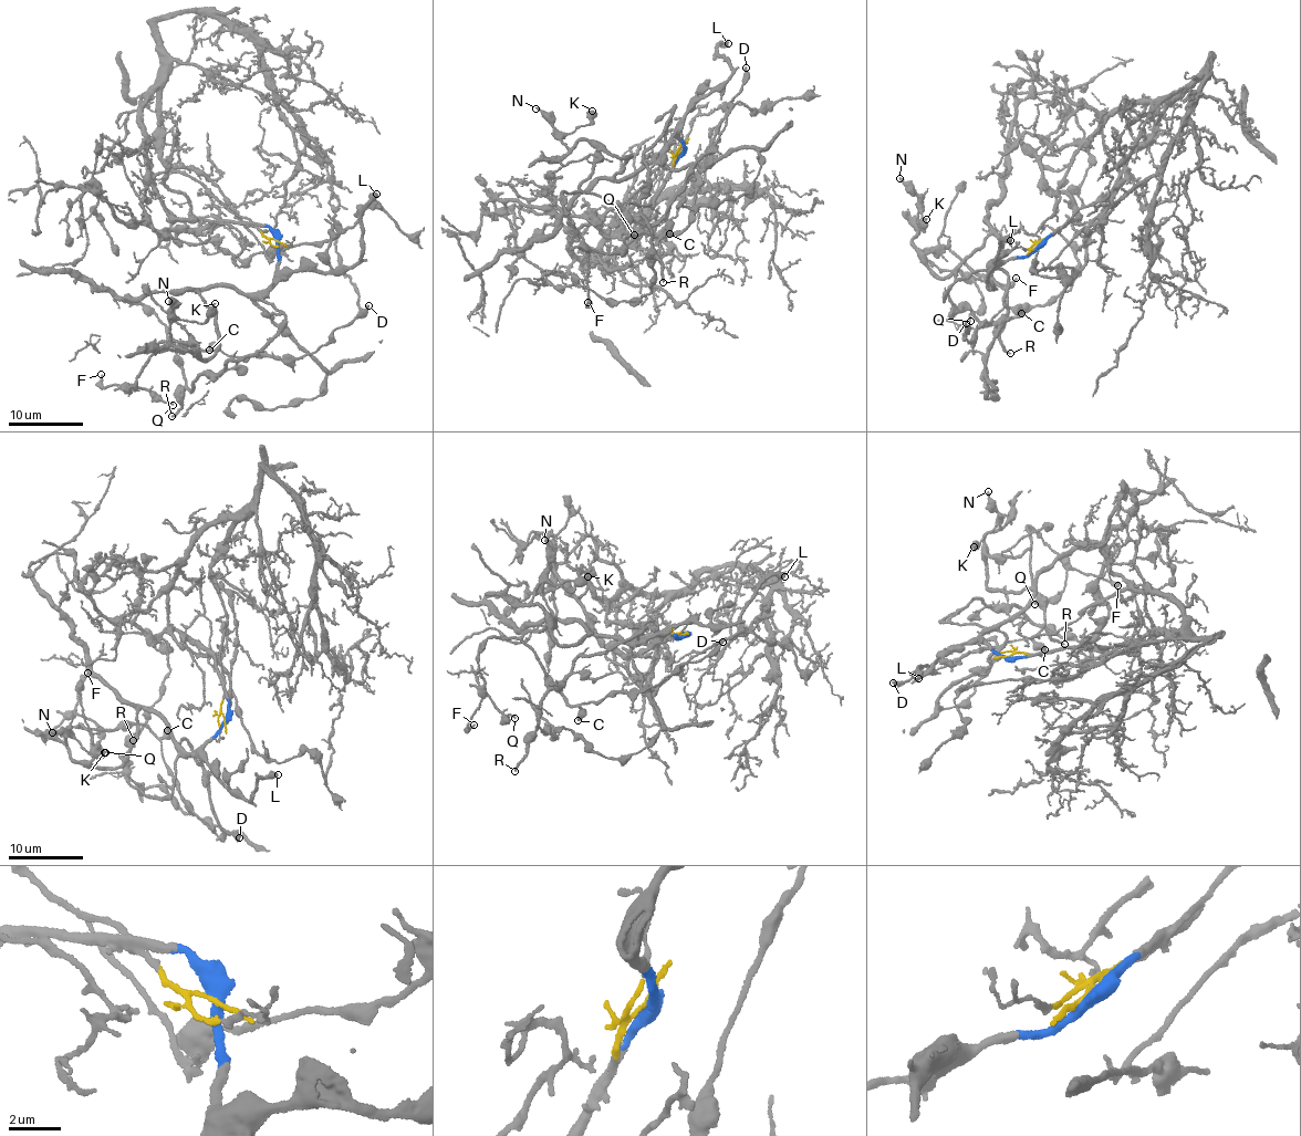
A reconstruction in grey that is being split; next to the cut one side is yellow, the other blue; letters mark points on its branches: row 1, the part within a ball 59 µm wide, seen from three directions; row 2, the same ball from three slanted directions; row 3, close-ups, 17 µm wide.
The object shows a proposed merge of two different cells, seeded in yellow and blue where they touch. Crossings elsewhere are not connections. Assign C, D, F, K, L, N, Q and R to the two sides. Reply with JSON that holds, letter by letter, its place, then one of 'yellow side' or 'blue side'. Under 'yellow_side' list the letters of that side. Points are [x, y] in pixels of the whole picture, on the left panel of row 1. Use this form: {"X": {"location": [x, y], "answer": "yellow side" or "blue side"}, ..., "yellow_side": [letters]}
{"C": {"location": [209, 350], "answer": "blue side"}, "D": {"location": [368, 305], "answer": "blue side"}, "F": {"location": [101, 374], "answer": "blue side"}, "K": {"location": [215, 303], "answer": "blue side"}, "L": {"location": [376, 194], "answer": "blue side"}, "N": {"location": [168, 301], "answer": "blue side"}, "Q": {"location": [173, 405], "answer": "blue side"}, "R": {"location": [172, 416], "answer": "blue side"}, "yellow_side": []}

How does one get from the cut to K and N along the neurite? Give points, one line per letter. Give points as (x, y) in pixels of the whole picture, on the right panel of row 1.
K: (1036, 248), (994, 268), (1001, 245), (987, 236), (942, 278), (912, 243), (918, 211), (923, 229), (926, 219)
N: (1036, 248), (994, 268), (1001, 245), (987, 236), (942, 278), (914, 247), (917, 193), (898, 177)

